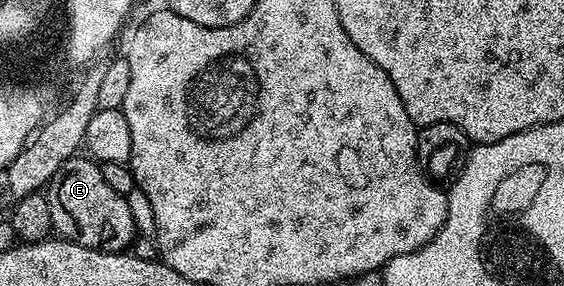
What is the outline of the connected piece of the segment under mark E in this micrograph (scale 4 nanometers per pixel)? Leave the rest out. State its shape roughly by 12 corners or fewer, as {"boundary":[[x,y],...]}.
{"boundary":[[72,156],[46,195],[53,229],[99,252],[131,249],[129,197]]}

